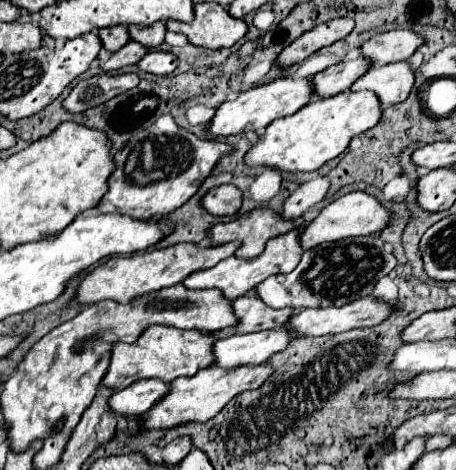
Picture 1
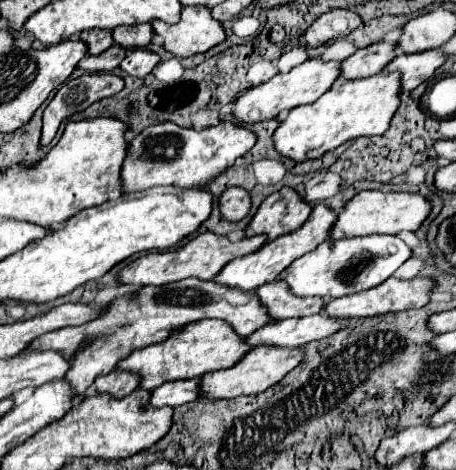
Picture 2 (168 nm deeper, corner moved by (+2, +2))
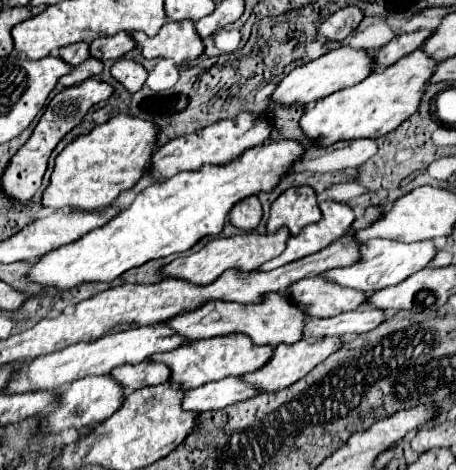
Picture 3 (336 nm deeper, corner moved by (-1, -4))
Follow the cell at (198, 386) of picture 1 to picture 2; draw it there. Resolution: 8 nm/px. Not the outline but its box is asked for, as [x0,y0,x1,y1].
[201,348,303,400]

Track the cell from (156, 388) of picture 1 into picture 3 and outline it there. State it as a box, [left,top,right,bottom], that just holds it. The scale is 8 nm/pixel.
[182,378,258,412]

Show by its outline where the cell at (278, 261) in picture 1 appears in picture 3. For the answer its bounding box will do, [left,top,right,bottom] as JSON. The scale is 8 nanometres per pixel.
[258,200,354,272]

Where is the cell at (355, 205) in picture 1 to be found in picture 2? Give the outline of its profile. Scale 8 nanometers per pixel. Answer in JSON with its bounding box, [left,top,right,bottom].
[331,190,433,238]

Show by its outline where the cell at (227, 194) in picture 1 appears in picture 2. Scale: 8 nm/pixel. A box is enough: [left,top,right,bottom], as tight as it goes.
[219,188,251,222]

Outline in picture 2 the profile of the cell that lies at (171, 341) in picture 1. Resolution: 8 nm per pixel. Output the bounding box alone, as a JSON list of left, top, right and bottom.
[117,320,249,390]

